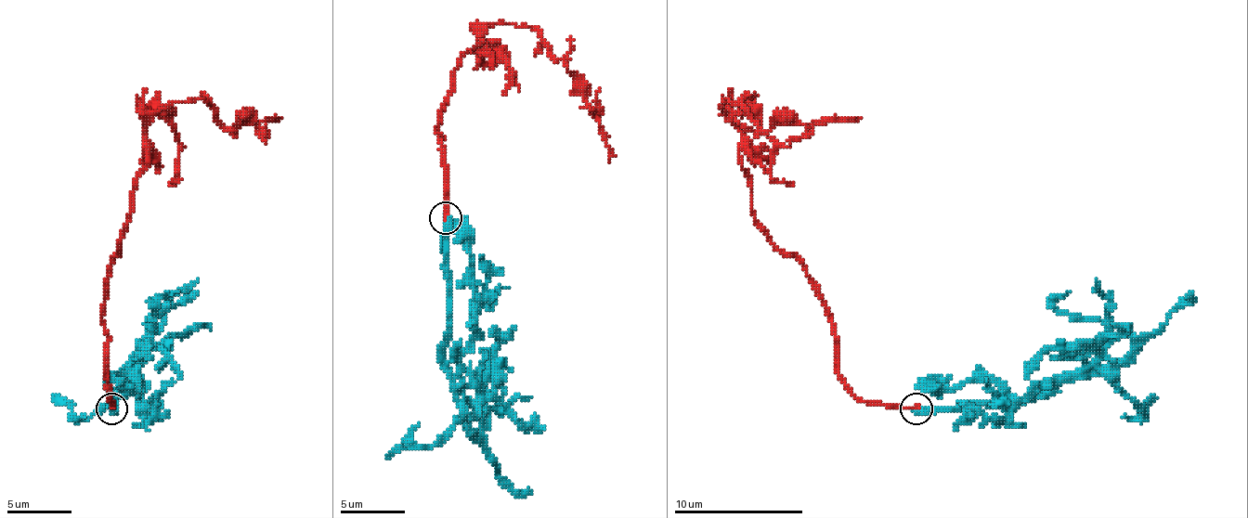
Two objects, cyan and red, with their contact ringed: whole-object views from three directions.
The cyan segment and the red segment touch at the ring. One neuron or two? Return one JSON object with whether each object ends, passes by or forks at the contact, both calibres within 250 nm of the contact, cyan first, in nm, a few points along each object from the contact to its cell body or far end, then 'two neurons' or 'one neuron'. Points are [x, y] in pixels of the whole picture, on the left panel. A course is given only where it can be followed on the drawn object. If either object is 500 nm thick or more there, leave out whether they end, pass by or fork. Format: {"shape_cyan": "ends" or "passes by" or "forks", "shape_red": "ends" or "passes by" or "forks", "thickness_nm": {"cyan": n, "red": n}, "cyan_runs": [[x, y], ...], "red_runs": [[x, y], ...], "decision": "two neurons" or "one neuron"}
{"thickness_nm": {"cyan": 500, "red": 220}, "cyan_runs": [[110, 407], [121, 394], [126, 362], [149, 337], [165, 311], [198, 291]], "red_runs": [[110, 407], [104, 285], [146, 131], [175, 101], [201, 98], [230, 131], [275, 118]], "decision": "two neurons"}

